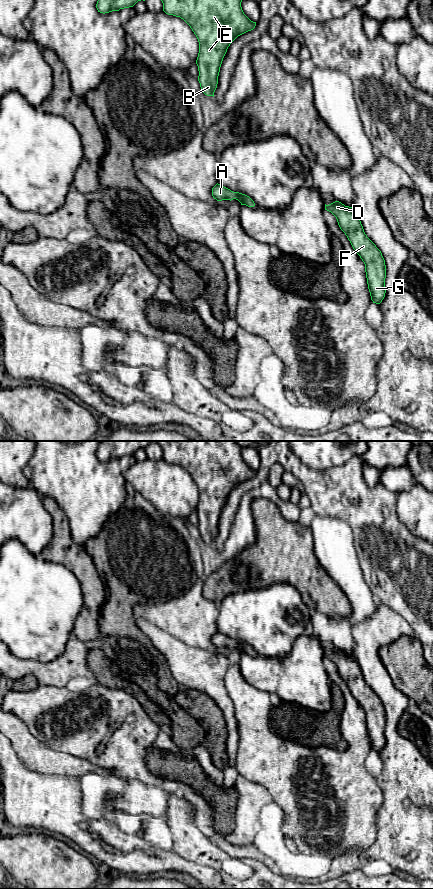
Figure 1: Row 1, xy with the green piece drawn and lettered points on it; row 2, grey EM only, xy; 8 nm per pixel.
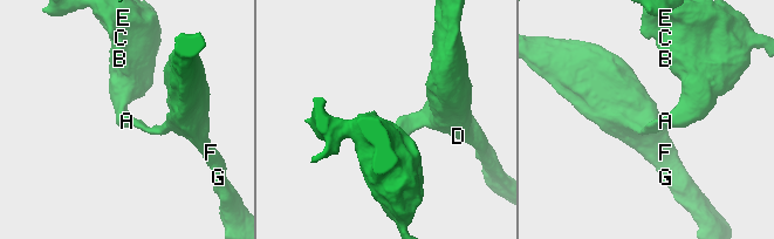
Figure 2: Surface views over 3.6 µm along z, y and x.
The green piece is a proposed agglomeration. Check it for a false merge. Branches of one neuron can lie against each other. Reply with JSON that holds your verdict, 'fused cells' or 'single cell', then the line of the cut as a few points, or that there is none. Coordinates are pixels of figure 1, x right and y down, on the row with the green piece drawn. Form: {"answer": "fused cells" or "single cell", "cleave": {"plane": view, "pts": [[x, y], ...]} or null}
{"answer": "single cell", "cleave": null}

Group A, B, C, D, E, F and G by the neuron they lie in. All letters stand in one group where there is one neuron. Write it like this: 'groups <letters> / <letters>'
groups A B C D E F G

